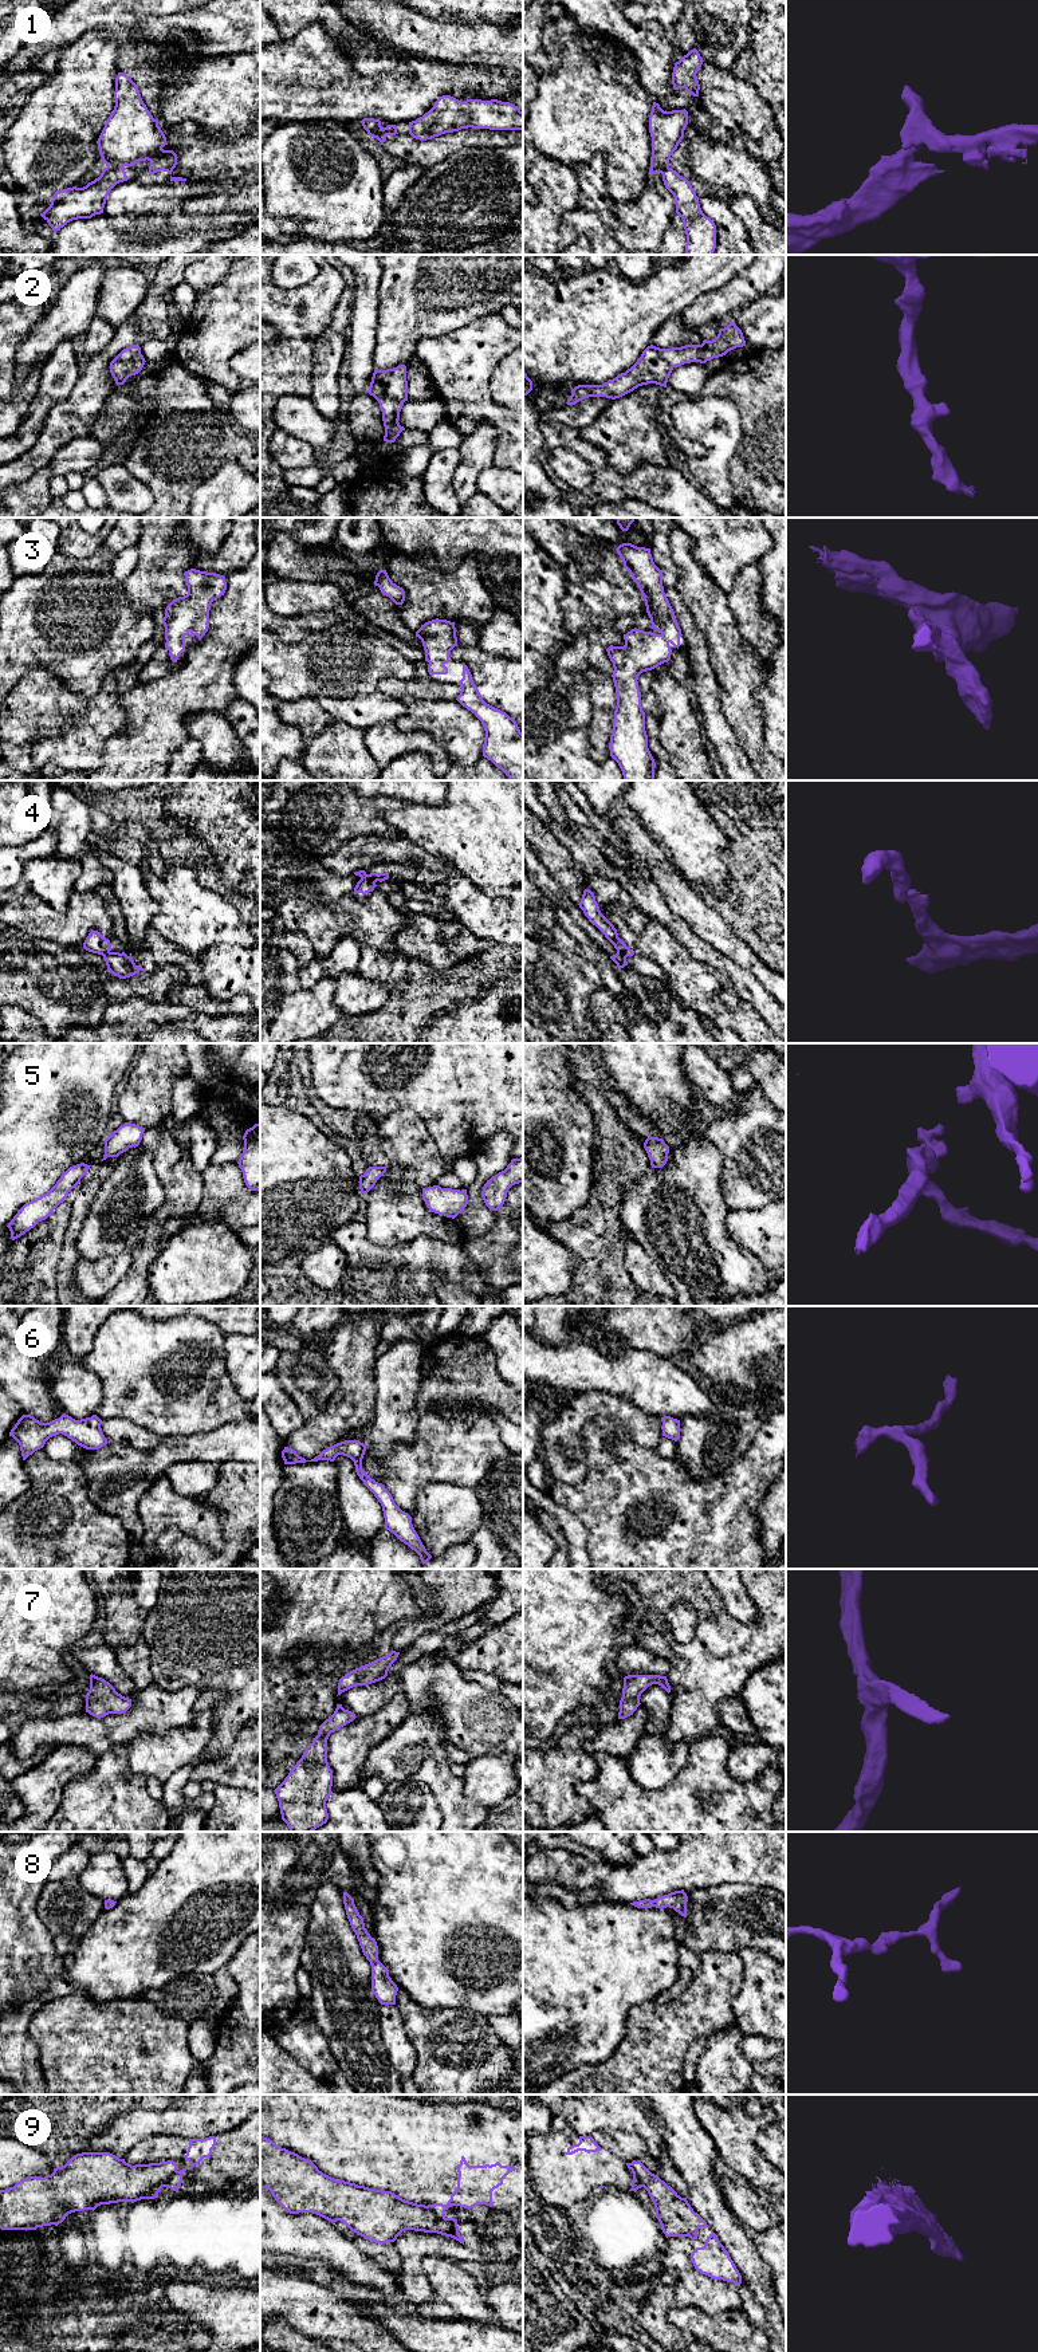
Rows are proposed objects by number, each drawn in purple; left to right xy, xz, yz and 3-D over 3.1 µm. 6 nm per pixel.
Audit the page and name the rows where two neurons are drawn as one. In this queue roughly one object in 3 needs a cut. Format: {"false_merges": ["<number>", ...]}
{"false_merges": ["1", "4", "9"]}

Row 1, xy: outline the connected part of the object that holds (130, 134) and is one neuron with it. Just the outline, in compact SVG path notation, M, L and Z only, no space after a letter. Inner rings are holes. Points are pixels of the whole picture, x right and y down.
M123 72L115 78L115 106L97 141L107 168L131 166L149 161L149 174L168 172L177 165L177 154L164 150L166 137L143 103L137 84Z

